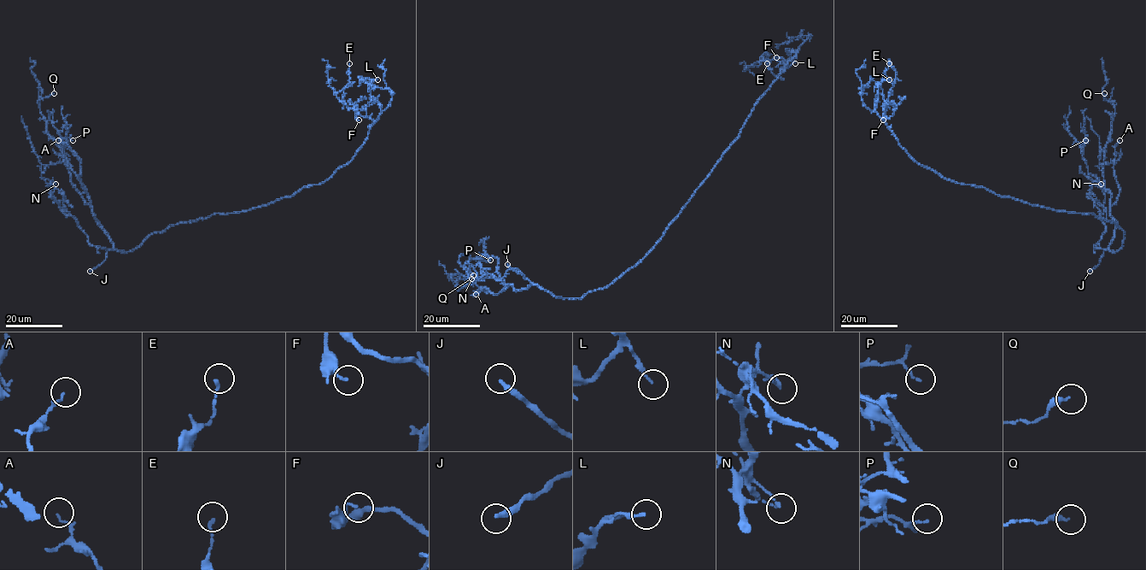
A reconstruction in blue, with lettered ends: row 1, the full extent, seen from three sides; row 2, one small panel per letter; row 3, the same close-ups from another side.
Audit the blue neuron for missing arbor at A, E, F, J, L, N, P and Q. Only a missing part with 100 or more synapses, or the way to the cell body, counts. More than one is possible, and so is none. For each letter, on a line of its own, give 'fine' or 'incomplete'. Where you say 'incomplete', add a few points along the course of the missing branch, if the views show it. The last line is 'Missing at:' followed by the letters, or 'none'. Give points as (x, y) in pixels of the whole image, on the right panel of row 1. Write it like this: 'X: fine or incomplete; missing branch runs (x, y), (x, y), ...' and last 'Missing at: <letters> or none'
A: fine
E: fine
F: fine
J: incomplete; missing branch runs (1090, 271), (1074, 285), (1049, 300), (1032, 304), (1031, 300), (1042, 290)
L: fine
N: fine
P: fine
Q: fine
Missing at: J

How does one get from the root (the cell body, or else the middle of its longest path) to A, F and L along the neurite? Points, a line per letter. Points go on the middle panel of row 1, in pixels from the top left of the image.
A: (643, 257), (581, 297), (555, 296), (532, 283), (476, 294)
F: (643, 257), (739, 136), (755, 102), (792, 59), (774, 60), (776, 57)
L: (643, 257), (739, 136), (755, 102), (786, 68), (798, 49), (787, 52), (795, 63)

